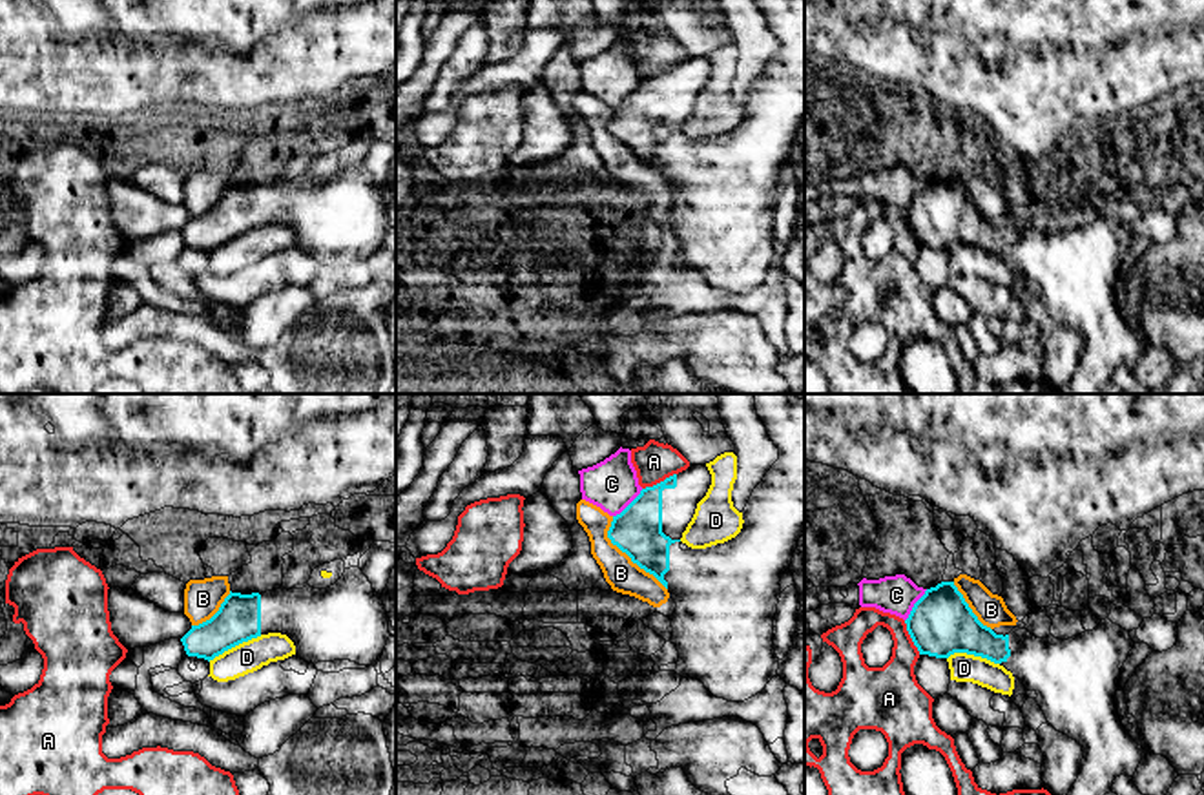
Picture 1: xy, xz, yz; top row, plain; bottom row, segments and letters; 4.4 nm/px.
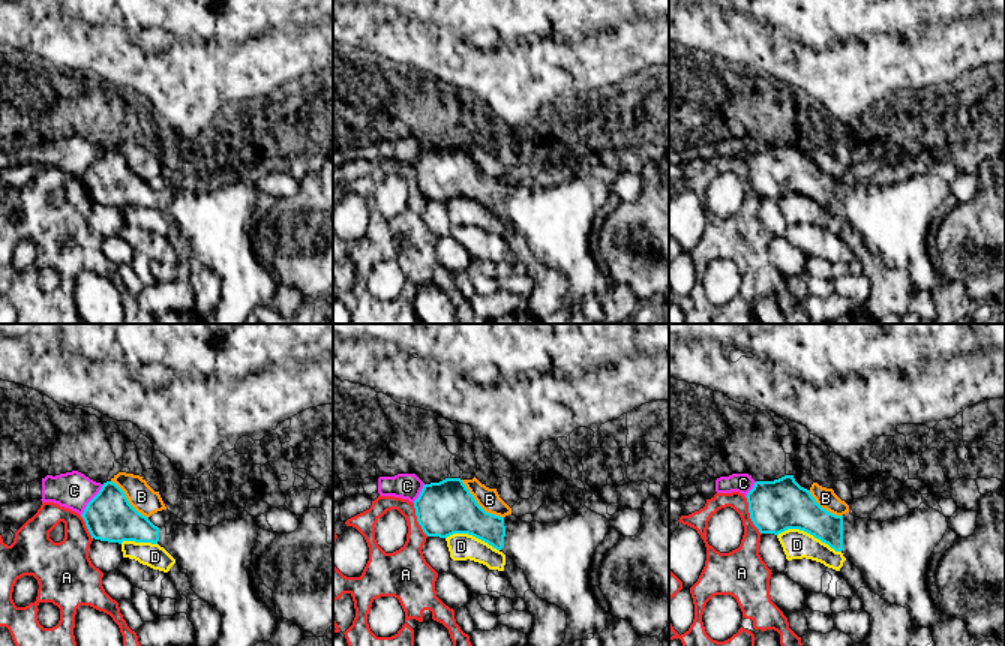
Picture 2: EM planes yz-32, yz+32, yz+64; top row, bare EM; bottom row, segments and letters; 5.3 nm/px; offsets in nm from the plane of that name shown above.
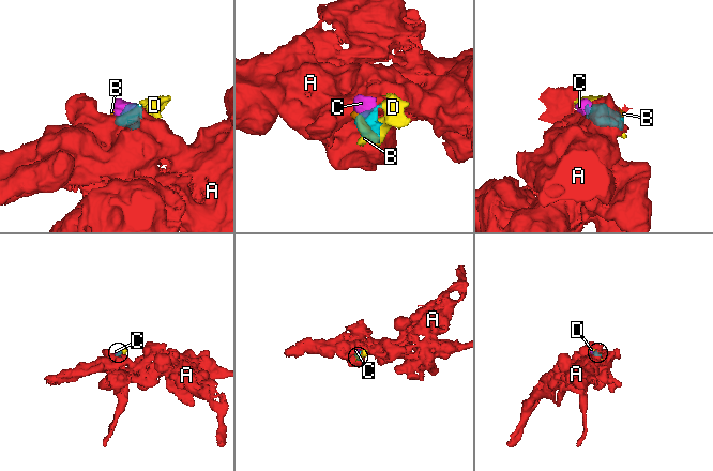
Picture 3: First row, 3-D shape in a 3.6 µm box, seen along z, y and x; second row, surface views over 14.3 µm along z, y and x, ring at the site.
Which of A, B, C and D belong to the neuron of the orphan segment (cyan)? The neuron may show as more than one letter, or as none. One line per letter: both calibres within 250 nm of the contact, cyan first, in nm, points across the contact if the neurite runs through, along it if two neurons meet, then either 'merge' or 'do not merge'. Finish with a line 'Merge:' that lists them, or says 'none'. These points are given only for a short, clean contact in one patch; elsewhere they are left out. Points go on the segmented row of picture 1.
A: calibres 220 and 170 nm; do not merge
B: calibres 220 and 150 nm; do not merge
C: calibres 220 and 220 nm; border xz (643, 489), (613, 516); do not merge
D: calibres 200 and 140 nm; border xy (261, 635), (243, 640), (208, 660); do not merge
Merge: none

